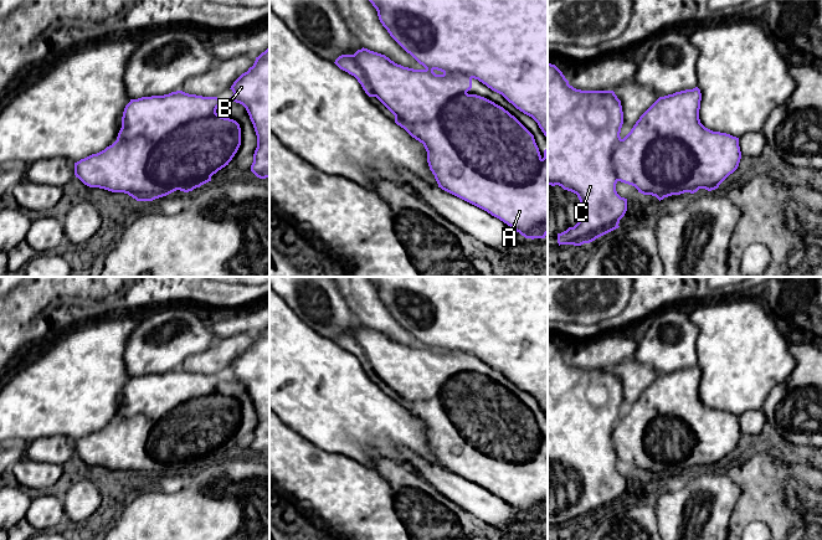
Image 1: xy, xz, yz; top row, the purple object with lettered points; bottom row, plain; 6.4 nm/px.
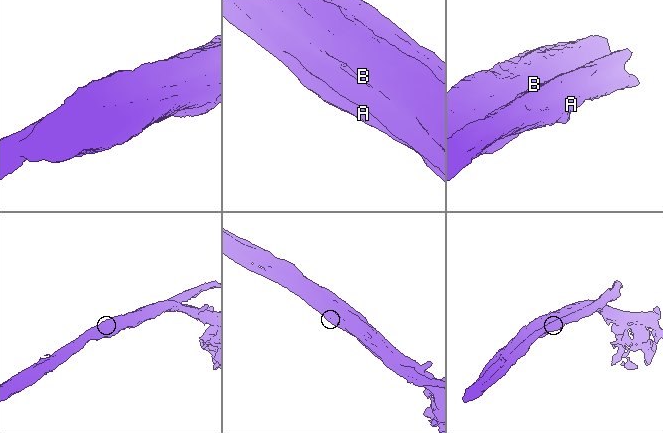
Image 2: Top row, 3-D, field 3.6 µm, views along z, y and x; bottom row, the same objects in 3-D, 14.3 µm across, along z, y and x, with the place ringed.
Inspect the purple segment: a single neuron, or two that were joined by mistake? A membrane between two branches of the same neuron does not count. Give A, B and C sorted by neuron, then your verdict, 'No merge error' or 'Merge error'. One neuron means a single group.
Groups: A / B C. Merge error

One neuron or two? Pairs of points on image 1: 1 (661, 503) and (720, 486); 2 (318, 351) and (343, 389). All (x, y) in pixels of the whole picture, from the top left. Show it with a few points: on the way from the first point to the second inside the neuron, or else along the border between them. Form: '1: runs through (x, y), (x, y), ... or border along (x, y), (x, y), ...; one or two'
1: runs through (676, 503), (683, 503), (697, 492), (705, 490); one
2: runs through (318, 360), (318, 364), (334, 380); one

